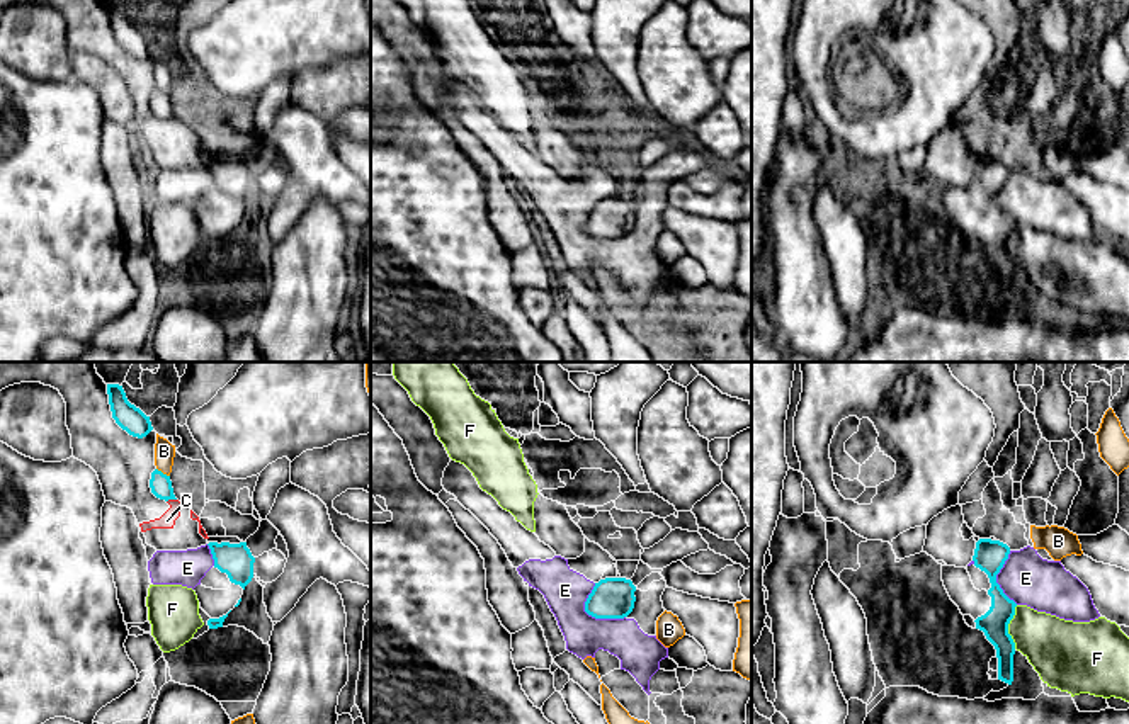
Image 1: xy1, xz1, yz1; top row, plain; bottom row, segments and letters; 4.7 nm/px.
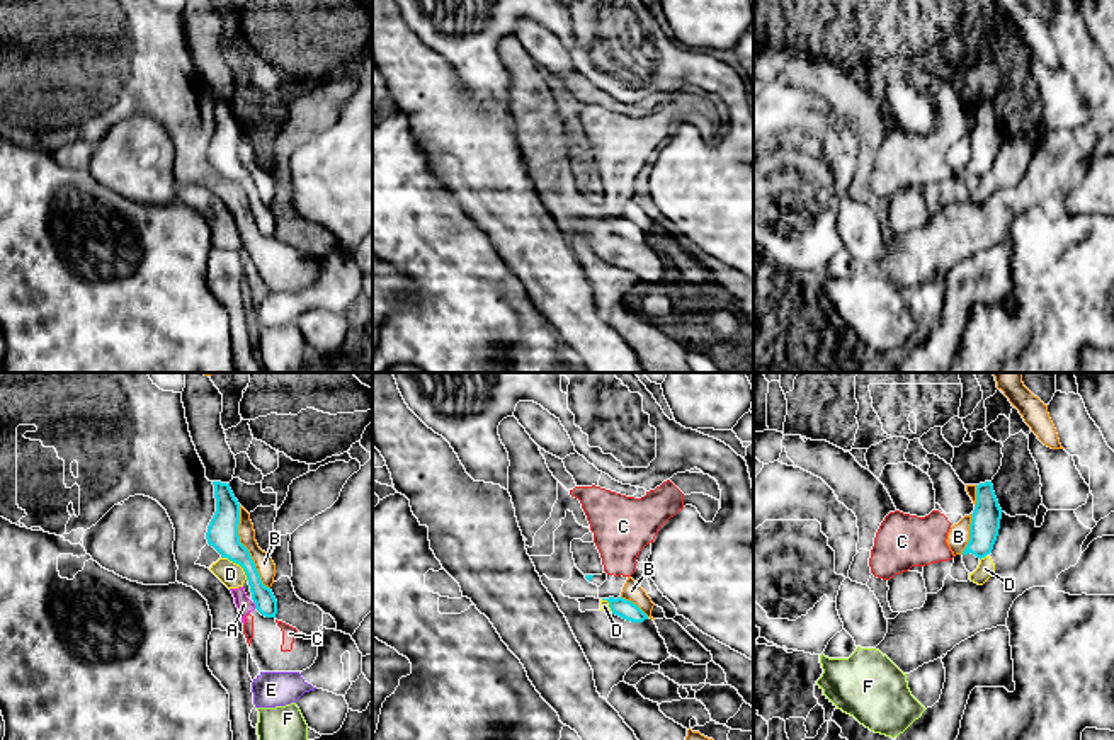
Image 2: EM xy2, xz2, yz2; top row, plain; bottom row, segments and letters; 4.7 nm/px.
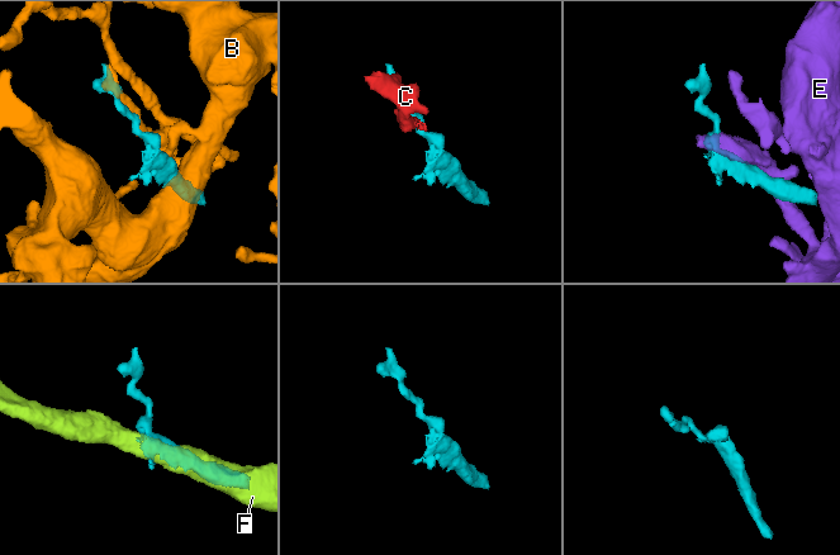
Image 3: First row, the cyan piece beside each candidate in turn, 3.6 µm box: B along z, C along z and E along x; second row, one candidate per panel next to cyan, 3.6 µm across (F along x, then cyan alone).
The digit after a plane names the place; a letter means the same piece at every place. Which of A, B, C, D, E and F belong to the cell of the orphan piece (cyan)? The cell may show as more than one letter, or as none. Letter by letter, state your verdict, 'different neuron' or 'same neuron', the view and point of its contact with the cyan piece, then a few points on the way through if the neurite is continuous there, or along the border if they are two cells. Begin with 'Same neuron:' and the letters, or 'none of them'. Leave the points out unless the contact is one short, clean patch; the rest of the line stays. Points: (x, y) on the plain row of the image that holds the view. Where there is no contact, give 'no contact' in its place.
Same neuron: none of them
A: different neuron | xy2 (255, 225) | along xy2 (252, 222), (255, 227)
B: different neuron | xy2 (245, 167)
C: different neuron | xy1 (170, 118)
D: different neuron | xy2 (237, 182) | along xy2 (221, 176), (235, 181), (247, 198)
E: different neuron | xz1 (592, 235)
F: different neuron | yz1 (1007, 247)

